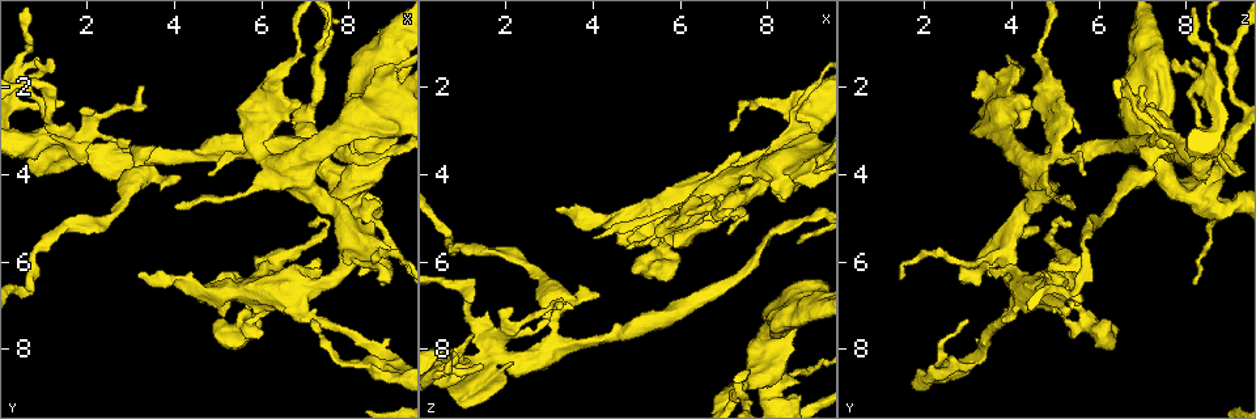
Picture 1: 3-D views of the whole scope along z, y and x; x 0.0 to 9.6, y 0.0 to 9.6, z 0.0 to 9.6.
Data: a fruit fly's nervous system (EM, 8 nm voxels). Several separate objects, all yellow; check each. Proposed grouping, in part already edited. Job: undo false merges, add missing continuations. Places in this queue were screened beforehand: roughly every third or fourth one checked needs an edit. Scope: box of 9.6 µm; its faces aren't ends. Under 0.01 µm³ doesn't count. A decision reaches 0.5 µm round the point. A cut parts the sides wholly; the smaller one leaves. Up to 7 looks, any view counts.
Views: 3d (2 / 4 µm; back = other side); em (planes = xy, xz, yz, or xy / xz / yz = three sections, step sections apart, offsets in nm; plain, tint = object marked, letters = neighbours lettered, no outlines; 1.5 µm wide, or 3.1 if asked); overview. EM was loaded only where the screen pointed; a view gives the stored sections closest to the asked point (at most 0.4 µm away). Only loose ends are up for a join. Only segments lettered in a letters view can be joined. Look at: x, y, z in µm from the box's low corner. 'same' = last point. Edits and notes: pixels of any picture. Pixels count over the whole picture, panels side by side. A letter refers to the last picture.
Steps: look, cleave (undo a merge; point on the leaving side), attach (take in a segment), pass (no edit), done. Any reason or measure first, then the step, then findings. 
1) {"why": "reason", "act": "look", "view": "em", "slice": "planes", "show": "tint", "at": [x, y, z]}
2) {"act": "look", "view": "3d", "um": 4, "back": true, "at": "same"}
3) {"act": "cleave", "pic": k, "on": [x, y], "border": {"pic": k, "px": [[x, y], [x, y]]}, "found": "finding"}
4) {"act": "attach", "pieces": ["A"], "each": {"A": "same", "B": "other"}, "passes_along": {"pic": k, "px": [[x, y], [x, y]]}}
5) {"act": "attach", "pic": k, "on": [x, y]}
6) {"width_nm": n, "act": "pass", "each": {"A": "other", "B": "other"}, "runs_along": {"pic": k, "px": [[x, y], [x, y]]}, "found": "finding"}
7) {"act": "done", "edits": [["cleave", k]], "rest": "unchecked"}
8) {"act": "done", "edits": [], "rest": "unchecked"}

{"act": "look", "view": "3d", "um": 2, "at": [4.80, 4.00, 5.70]}

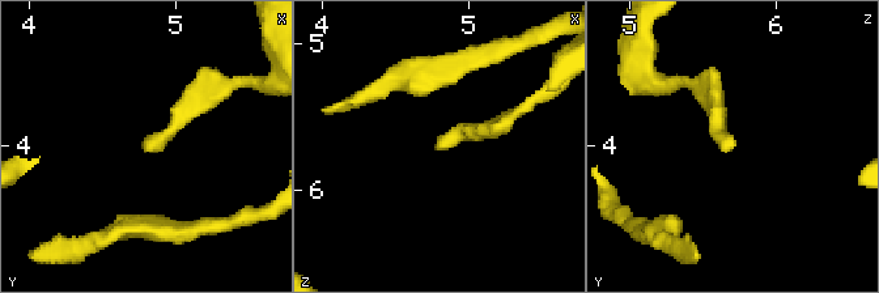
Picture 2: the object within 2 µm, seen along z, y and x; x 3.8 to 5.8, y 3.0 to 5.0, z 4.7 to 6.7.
{"act": "look", "view": "em", "slice": "planes", "show": "tint", "at": [4.76, 4.02, 5.68]}

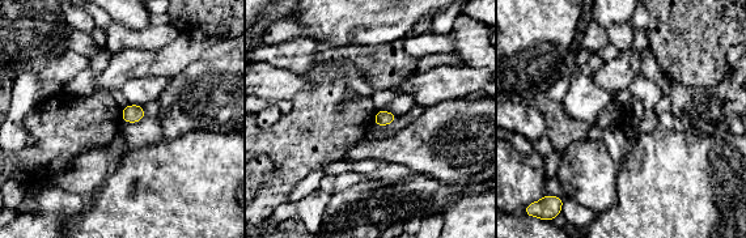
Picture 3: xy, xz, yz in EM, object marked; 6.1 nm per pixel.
{"why": "what lies round it", "act": "look", "view": "em", "slice": "planes", "show": "letters", "at": "same"}

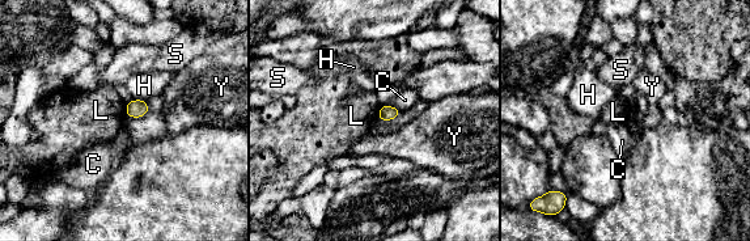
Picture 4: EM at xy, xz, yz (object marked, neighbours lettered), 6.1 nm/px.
{"longest_contact_nm": ["C", 100], "act": "pass", "each": {"C": "other", "H": "other", "L": "other", "S": "other", "Y": "other"}, "border": {"pic": 4, "px": [[124, 104], [126, 115]]}, "found": "no lettered segment goes on from it"}

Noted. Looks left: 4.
{"act": "look", "view": "3d", "um": 2, "back": true, "at": [7.15, 7.35, 2.95]}

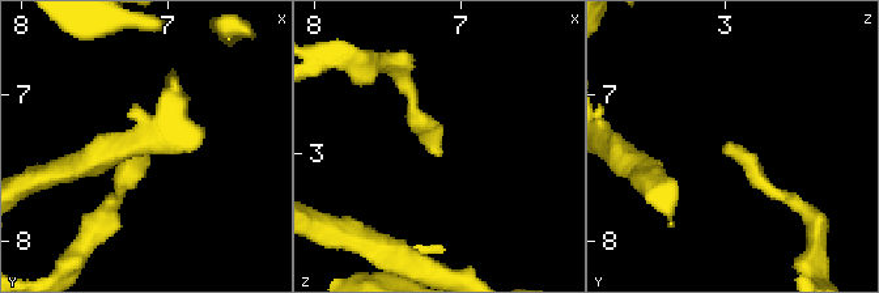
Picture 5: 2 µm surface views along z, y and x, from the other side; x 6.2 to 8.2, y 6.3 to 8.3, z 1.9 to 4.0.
{"act": "look", "view": "em", "slice": "xz", "step": 4, "show": "letters", "at": [7.14, 7.36, 3.02]}

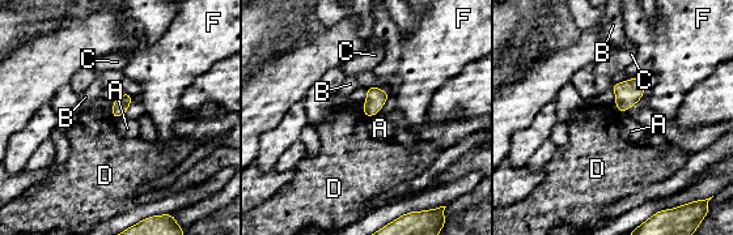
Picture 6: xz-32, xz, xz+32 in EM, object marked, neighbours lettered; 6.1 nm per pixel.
{"width_nm": 100, "act": "pass", "each": {"A": "other", "B": "other", "C": "other", "D": "other", "F": "other"}, "border": {"pic": 6, "px": [[361, 111], [365, 119]]}, "found": "none of them fits"}

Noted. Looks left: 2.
{"why": "sudden change in width", "act": "look", "view": "em", "slice": "planes", "show": "letters", "at": [8.40, 5.00, 8.65]}

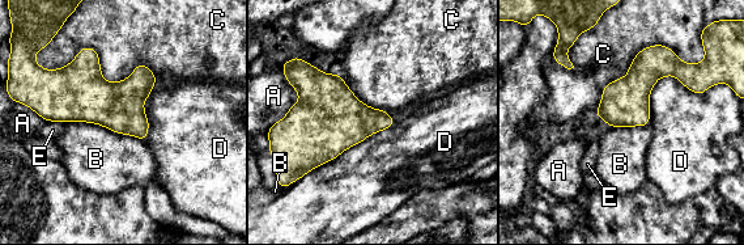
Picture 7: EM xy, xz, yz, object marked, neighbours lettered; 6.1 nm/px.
{"act": "pass", "each": {"A": "other", "B": "other", "C": "other", "D": "other", "E": "other"}, "border": {"pic": 7, "px": [[66, 122], [94, 122], [143, 142]]}, "found": "all the same neuron"}

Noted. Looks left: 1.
{"act": "done", "edits": [], "rest": "unchecked"}

